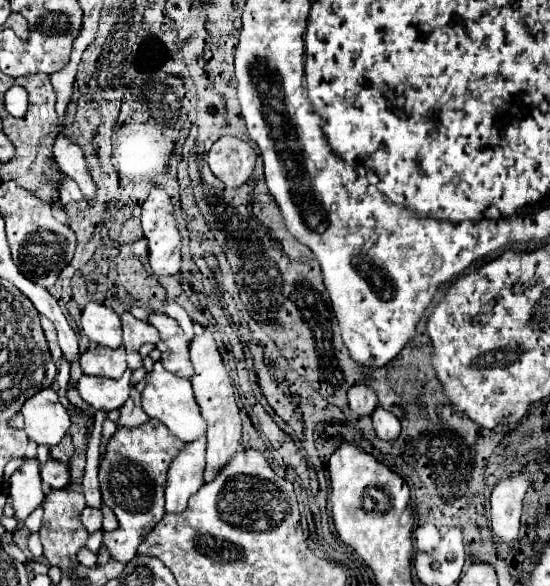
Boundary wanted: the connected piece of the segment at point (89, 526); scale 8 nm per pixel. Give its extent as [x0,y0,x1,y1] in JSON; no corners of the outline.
[81,506,101,534]

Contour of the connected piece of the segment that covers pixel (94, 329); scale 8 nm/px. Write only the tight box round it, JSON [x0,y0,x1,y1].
[81,302,121,348]

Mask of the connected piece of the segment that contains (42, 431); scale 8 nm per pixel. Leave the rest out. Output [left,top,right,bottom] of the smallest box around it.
[17,388,69,446]

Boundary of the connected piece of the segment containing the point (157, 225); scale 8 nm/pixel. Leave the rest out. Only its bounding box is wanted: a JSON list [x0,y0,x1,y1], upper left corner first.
[141,188,181,276]

